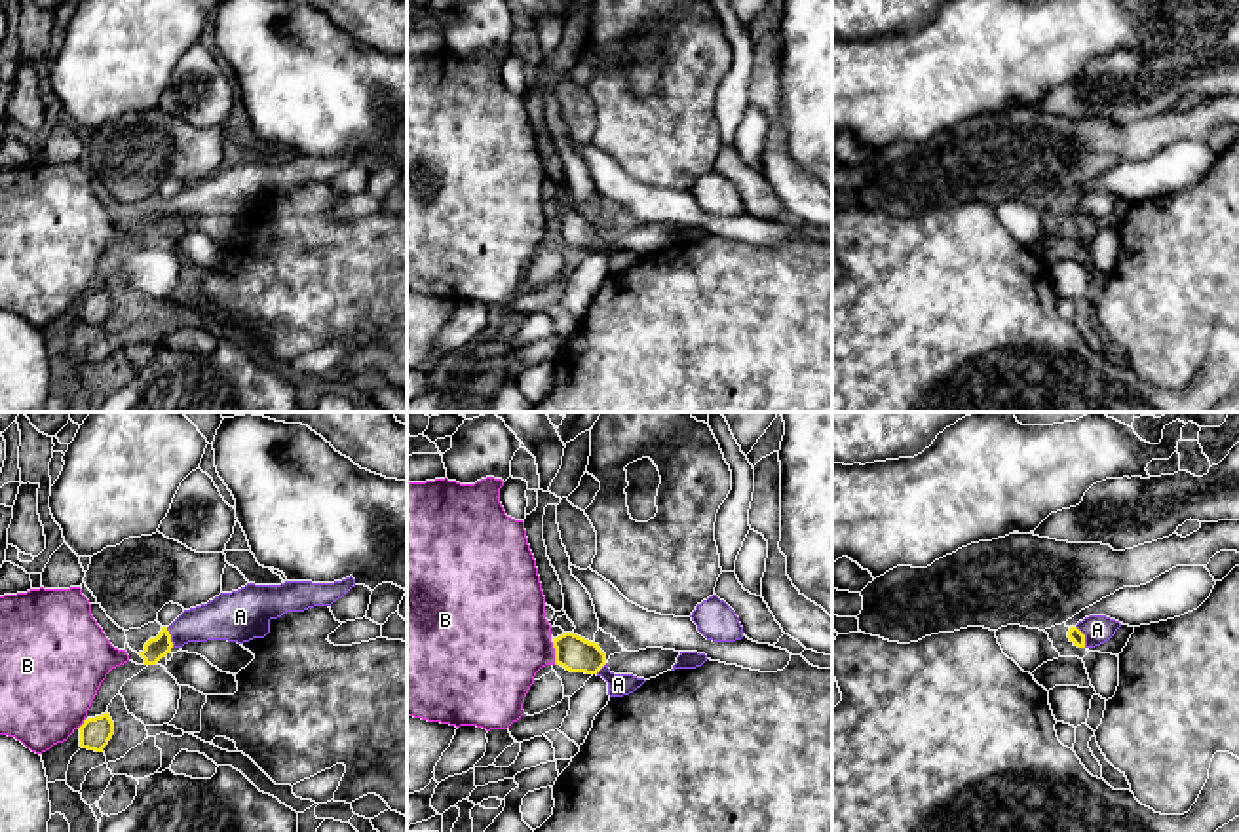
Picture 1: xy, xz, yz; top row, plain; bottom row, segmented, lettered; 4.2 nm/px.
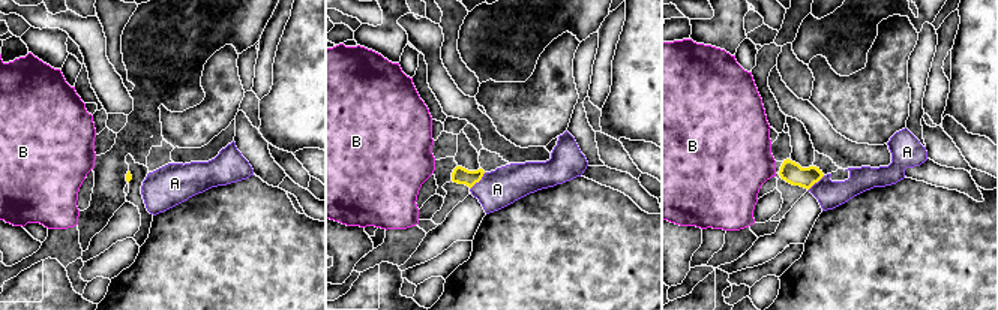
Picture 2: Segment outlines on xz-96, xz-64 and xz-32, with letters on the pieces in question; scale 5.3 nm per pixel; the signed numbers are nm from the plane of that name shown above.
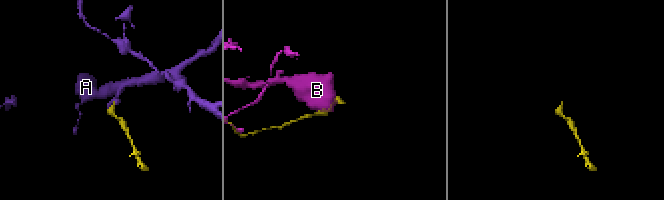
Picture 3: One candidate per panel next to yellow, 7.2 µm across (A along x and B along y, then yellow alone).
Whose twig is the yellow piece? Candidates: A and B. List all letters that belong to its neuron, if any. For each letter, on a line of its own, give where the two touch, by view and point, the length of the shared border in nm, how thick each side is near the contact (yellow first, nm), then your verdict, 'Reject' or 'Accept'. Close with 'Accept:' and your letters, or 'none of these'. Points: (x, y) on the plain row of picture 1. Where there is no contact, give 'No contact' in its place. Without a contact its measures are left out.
A: Touches yellow at yz (1084, 211). Shared border 100 nm. Thickness 60 nm (yellow) against 120 nm. Accept
B: Touches yellow at xz (555, 228). Shared border 100 nm. Thickness 150 nm (yellow) against 440 nm. Reject
Accept: A

